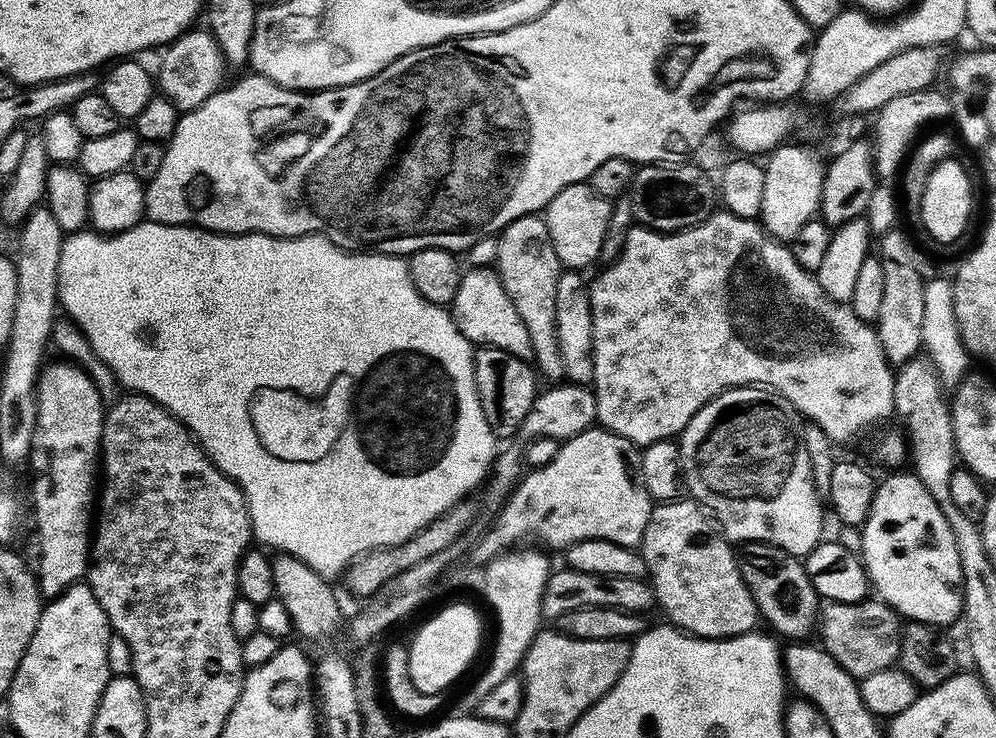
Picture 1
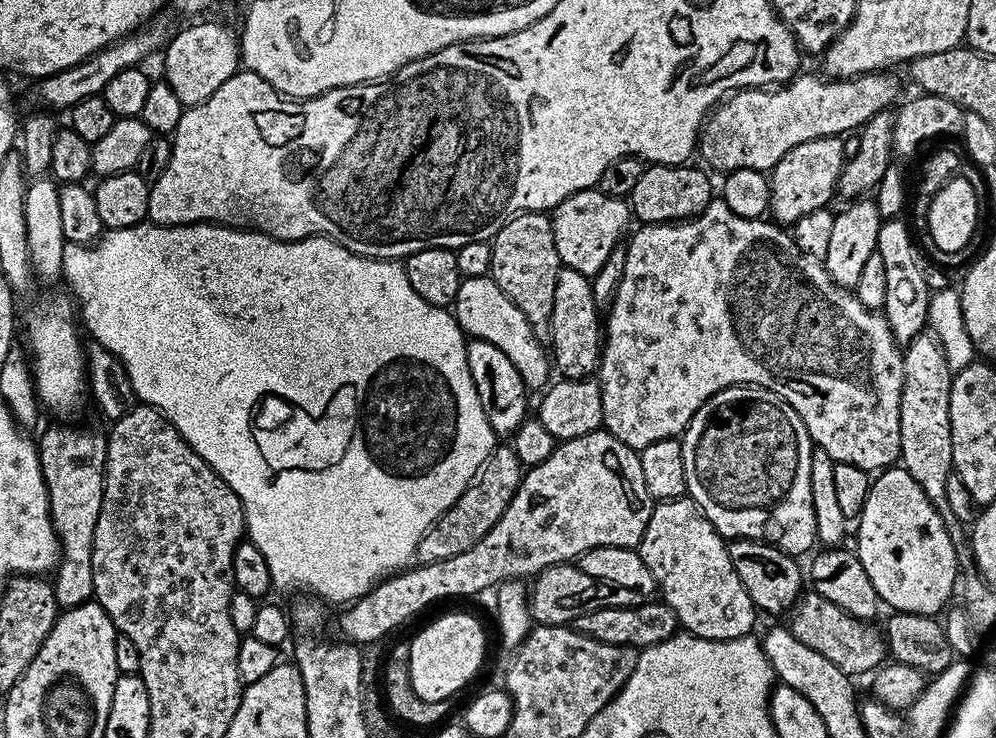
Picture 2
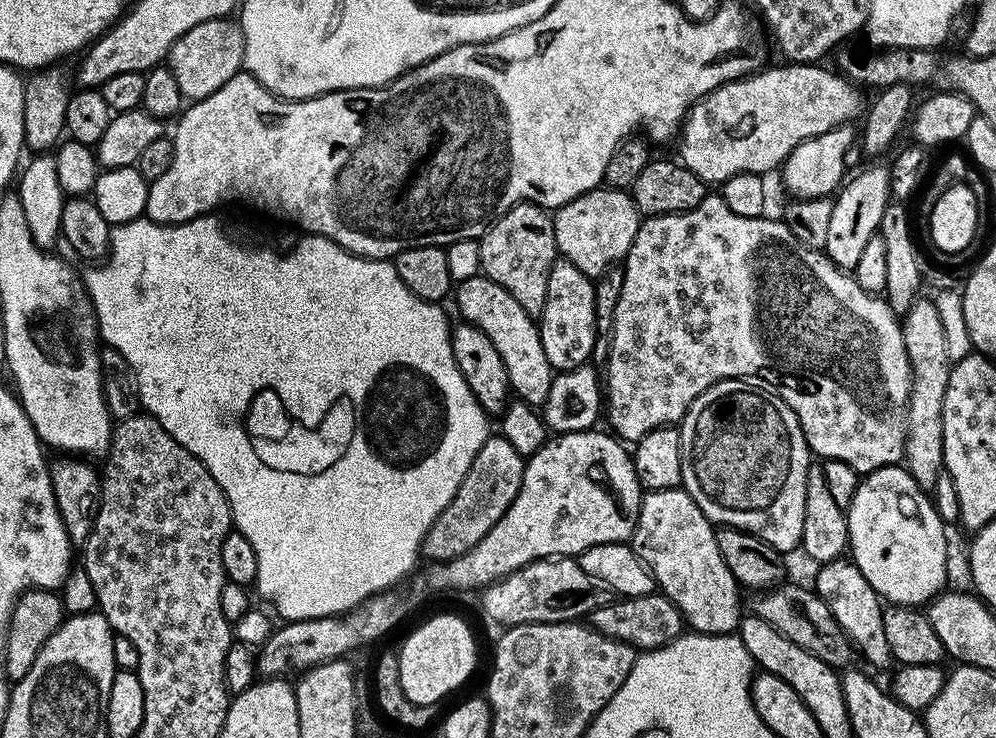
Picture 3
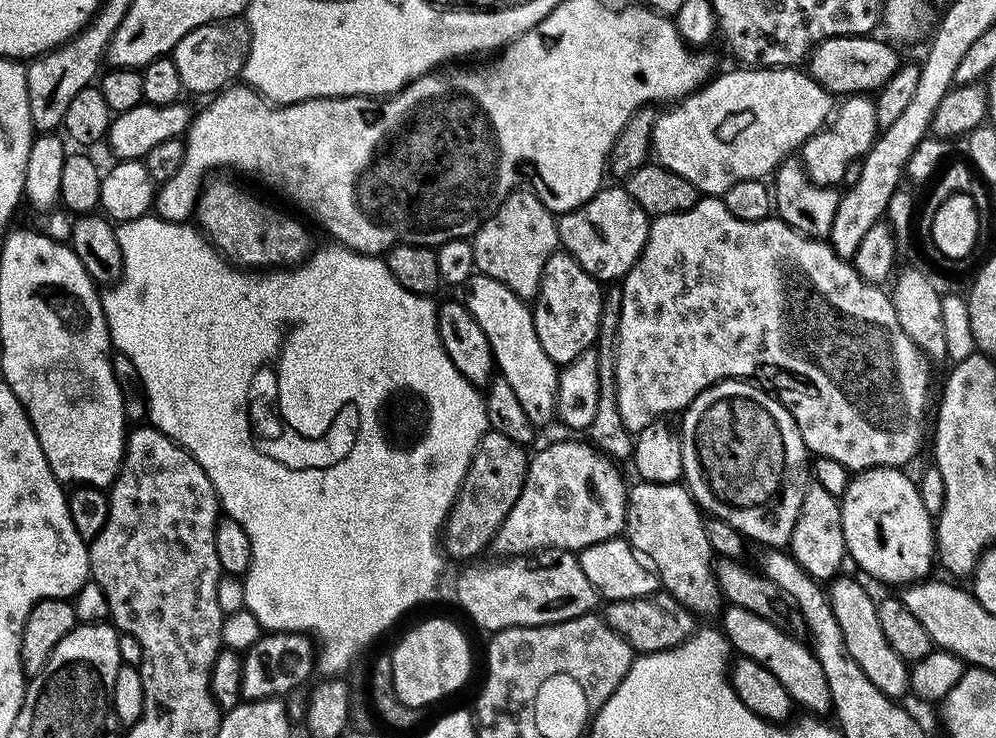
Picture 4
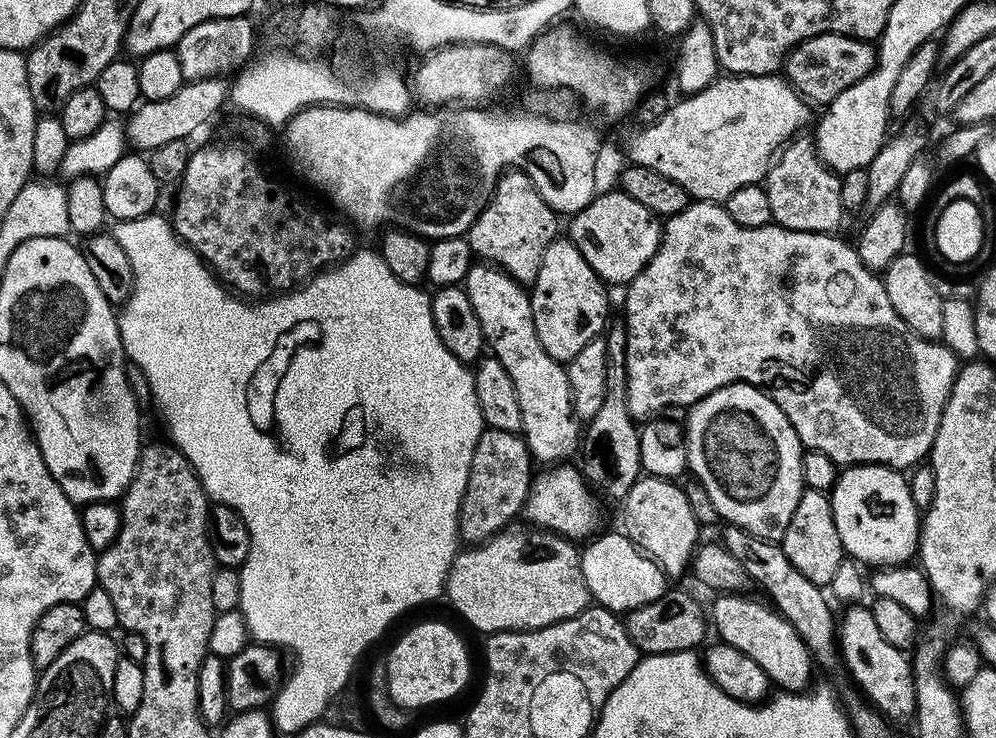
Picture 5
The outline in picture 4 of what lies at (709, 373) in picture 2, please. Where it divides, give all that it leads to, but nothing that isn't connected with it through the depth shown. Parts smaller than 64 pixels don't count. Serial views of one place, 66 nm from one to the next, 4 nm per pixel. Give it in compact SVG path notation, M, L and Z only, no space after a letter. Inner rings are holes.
M702 198L694 207L678 214L657 216L648 225L648 241L634 266L624 275L622 287L622 314L618 338L618 411L630 433L641 432L650 422L671 417L671 412L683 413L694 398L711 384L721 380L751 378L763 382L778 397L782 406L794 418L802 434L802 442L813 457L825 456L842 462L853 473L866 468L903 469L916 456L924 440L924 415L928 412L928 387L932 384L930 361L914 342L898 326L898 314L894 314L891 295L883 287L867 284L858 270L845 257L832 249L831 243L820 238L803 236L778 218L746 221L735 217L727 209L723 199Z

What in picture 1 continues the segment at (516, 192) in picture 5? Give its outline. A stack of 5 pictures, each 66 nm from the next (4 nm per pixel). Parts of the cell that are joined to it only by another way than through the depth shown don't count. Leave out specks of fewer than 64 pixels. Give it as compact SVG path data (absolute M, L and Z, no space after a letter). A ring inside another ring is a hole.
M536 214L523 216L500 229L494 271L506 294L510 294L510 302L514 302L518 318L522 318L522 326L526 326L526 334L530 334L535 371L548 382L563 381L562 350L558 350L558 326L554 322L562 265L558 254L554 254L554 242L550 242L543 218Z

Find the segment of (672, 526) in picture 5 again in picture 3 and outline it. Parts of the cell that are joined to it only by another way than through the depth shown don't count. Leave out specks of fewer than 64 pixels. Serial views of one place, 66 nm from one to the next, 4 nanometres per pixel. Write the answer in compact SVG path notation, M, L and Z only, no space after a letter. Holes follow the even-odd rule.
M683 487L667 488L641 495L638 522L630 543L652 573L655 587L678 606L685 625L693 633L726 636L740 627L742 588L723 561L715 534L712 521L702 514L698 502Z

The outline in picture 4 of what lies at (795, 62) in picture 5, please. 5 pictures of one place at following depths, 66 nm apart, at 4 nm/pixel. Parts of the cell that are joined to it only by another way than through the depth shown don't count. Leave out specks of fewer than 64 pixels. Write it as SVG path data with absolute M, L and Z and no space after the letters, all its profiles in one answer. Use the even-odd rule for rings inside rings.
M872 34L826 38L812 49L806 61L808 75L836 98L875 93L899 70L902 63L902 57L891 48L893 45L887 39L876 38Z

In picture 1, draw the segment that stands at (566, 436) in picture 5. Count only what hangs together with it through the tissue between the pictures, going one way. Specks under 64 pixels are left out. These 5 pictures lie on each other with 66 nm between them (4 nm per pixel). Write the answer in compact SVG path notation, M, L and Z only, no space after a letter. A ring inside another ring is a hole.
M469 267L461 275L458 294L454 294L450 311L460 333L473 345L506 350L523 360L532 360L530 334L526 334L522 318L518 318L518 310L514 310L514 302L510 302L510 294L506 294L500 277L491 267Z

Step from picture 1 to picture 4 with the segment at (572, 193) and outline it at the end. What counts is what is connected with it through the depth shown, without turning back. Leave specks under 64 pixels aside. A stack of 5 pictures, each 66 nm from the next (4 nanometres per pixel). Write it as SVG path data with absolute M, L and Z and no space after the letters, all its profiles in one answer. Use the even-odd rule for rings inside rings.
M601 187L600 191L595 192L585 204L563 213L559 217L556 229L560 235L560 248L569 252L580 263L582 270L586 270L594 279L601 282L607 282L607 280L612 280L608 282L620 282L623 281L624 275L632 269L634 262L646 246L650 217L642 210L642 206L638 206L638 202L634 202L634 198L630 198L627 187L608 187Z

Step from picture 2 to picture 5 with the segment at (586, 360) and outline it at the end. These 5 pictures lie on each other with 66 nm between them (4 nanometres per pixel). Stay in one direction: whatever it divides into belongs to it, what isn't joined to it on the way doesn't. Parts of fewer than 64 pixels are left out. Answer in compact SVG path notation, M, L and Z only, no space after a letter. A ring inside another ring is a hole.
M557 238L546 246L530 295L534 330L538 330L538 342L542 342L542 350L546 350L550 358L566 366L589 342L602 335L610 320L607 291L604 281L590 270L590 262L582 258L582 250L578 250L572 240Z

